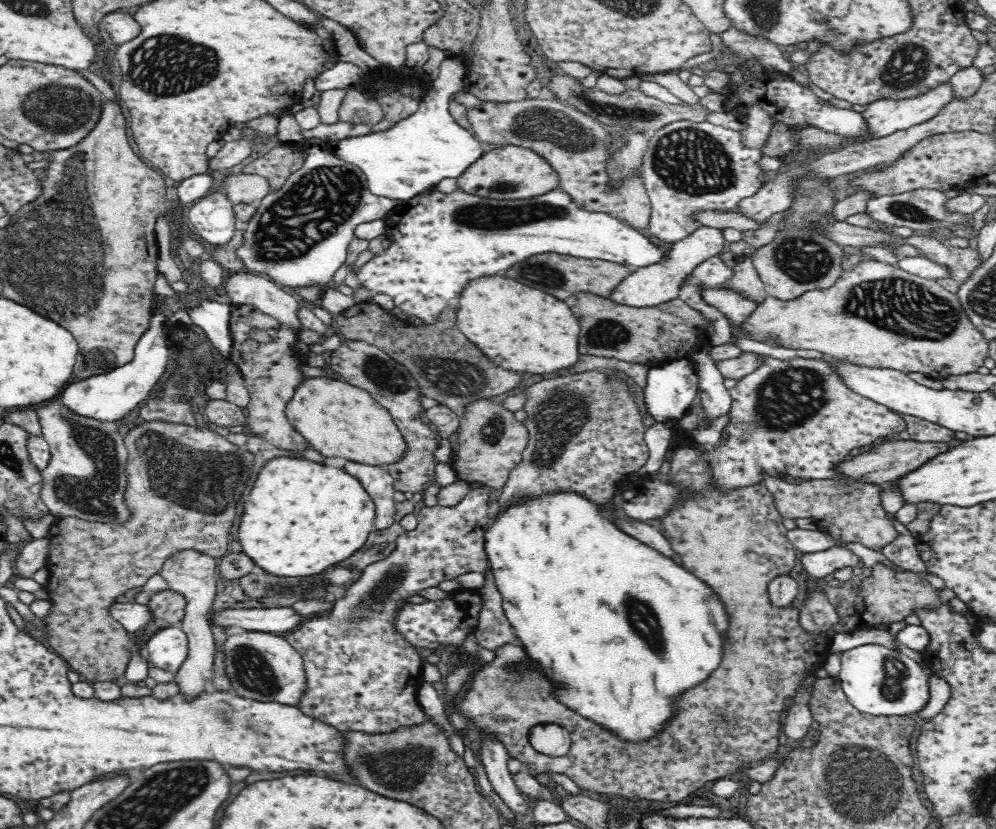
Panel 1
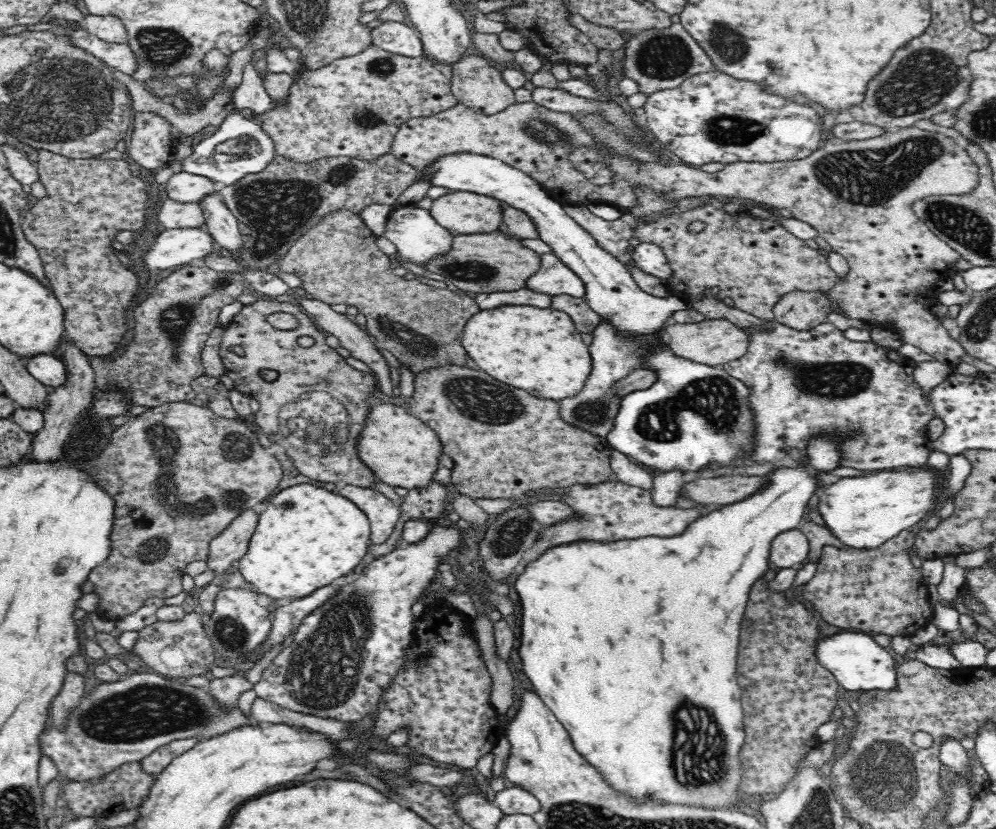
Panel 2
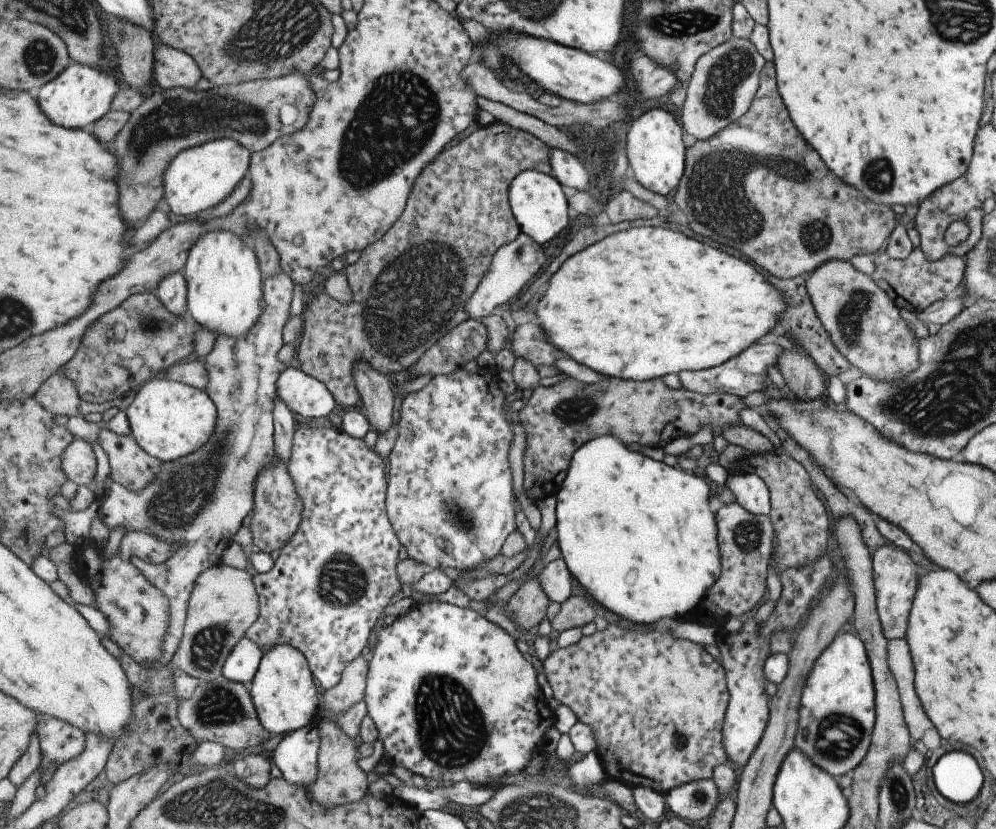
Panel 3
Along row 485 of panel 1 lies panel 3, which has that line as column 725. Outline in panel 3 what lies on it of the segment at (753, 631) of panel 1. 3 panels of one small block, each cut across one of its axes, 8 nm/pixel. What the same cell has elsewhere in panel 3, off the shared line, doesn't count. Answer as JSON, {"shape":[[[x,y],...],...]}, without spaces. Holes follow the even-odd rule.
{"shape":[[[607,624],[607,628],[603,632],[593,632],[591,636],[583,636],[577,644],[571,644],[567,648],[557,648],[555,652],[551,652],[545,660],[545,678],[551,686],[551,696],[553,700],[557,700],[559,704],[567,706],[577,722],[587,724],[593,732],[595,738],[595,750],[601,758],[603,770],[607,774],[609,780],[615,782],[623,782],[625,786],[637,788],[637,786],[647,786],[659,794],[667,794],[669,790],[677,788],[679,784],[689,784],[695,780],[707,780],[713,776],[713,768],[715,766],[723,766],[727,764],[727,756],[721,744],[721,730],[723,730],[723,718],[725,718],[725,710],[729,704],[729,688],[727,688],[727,678],[725,678],[725,670],[723,666],[717,664],[717,660],[713,660],[703,646],[693,644],[689,640],[681,640],[681,638],[671,638],[671,632],[667,628],[641,628],[637,630],[635,626],[619,626],[619,624]]]}

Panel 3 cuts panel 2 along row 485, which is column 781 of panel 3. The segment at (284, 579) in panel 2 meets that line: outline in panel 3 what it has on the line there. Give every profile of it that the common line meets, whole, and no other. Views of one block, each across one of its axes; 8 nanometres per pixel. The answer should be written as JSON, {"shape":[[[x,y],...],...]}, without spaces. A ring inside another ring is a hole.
{"shape":[[[629,228],[625,232],[611,234],[611,236],[603,238],[601,242],[595,242],[593,246],[587,246],[581,252],[573,254],[549,278],[545,298],[541,298],[541,302],[535,308],[535,312],[539,316],[539,326],[545,332],[547,342],[553,344],[559,354],[565,352],[565,358],[571,358],[573,362],[587,366],[601,376],[619,378],[619,380],[627,380],[627,382],[661,380],[665,374],[679,374],[681,370],[699,370],[699,368],[709,370],[713,366],[721,366],[729,358],[735,358],[735,354],[753,346],[757,342],[757,338],[761,338],[765,332],[769,332],[773,326],[777,326],[783,320],[783,316],[781,316],[783,310],[785,310],[785,302],[783,302],[781,294],[761,276],[761,272],[755,272],[749,264],[741,262],[739,258],[723,254],[721,250],[709,248],[707,244],[699,244],[681,232],[671,232],[665,228]]]}

